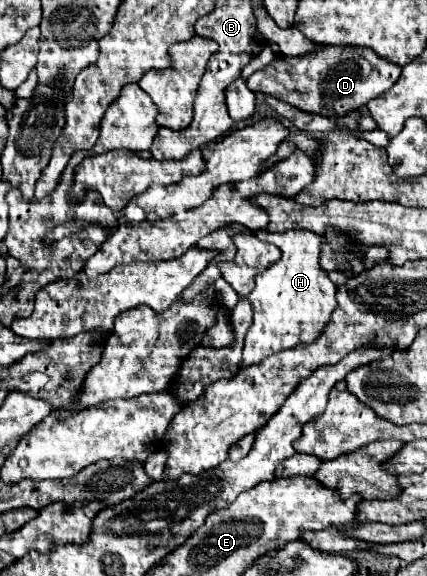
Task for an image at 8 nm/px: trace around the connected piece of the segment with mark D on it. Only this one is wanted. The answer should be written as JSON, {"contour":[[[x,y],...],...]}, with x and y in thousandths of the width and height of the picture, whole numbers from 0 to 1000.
{"contour":[[[752,78],[742,89],[672,99],[649,95],[621,120],[597,123],[578,148],[597,161],[630,161],[667,179],[681,179],[710,193],[747,196],[756,203],[813,200],[850,186],[869,168],[888,168],[934,137],[939,116],[902,99],[888,99],[864,82],[822,78]]]}

